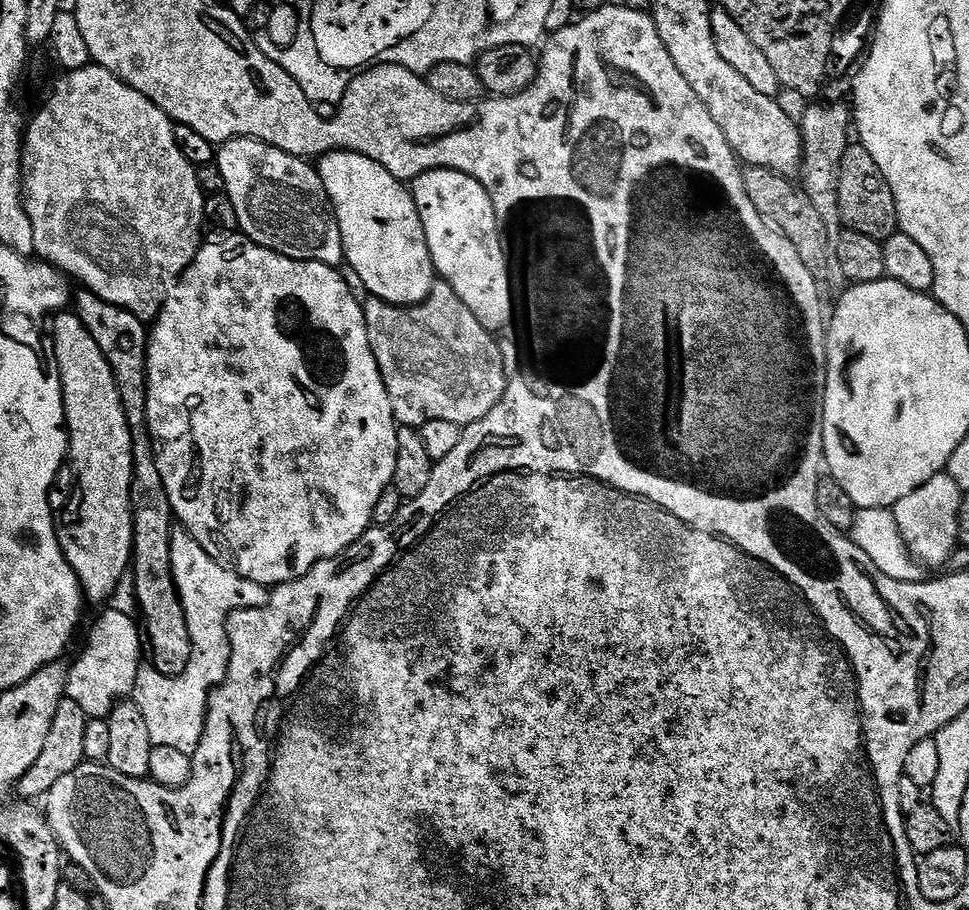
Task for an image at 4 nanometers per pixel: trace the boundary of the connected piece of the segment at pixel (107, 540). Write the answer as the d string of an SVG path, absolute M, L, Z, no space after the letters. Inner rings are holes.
M72 310L57 312L51 321L50 332L51 328L50 348L54 353L56 370L60 372L64 395L64 423L68 430L66 460L70 468L72 464L72 476L76 479L76 489L73 490L64 513L61 516L59 513L56 536L60 540L66 562L70 562L78 578L85 601L92 603L93 600L94 603L103 605L108 602L103 600L110 599L115 594L116 587L126 580L132 563L132 431L126 422L124 408L120 405L118 386L110 370L110 362L106 362L102 350L98 350L98 342L94 342L90 330L86 330L79 316Z

